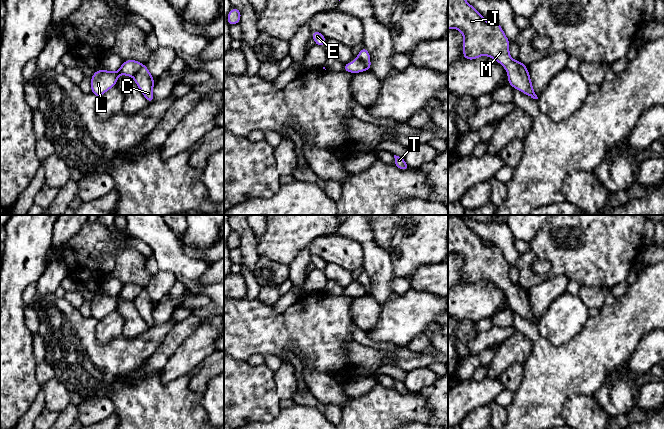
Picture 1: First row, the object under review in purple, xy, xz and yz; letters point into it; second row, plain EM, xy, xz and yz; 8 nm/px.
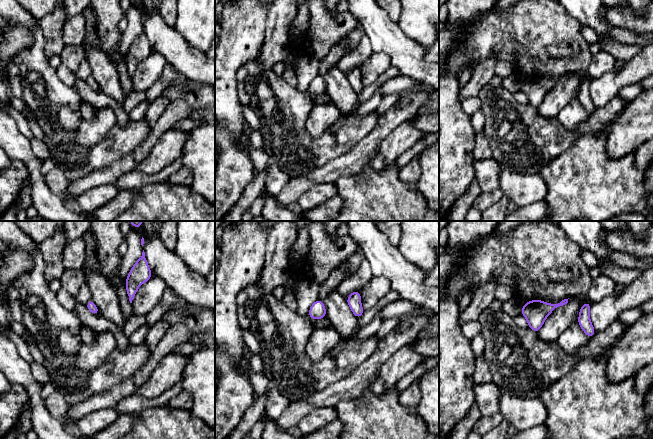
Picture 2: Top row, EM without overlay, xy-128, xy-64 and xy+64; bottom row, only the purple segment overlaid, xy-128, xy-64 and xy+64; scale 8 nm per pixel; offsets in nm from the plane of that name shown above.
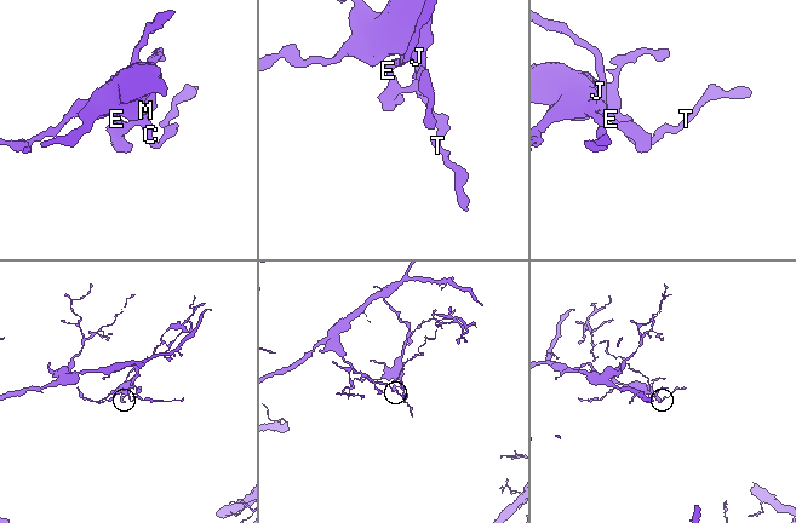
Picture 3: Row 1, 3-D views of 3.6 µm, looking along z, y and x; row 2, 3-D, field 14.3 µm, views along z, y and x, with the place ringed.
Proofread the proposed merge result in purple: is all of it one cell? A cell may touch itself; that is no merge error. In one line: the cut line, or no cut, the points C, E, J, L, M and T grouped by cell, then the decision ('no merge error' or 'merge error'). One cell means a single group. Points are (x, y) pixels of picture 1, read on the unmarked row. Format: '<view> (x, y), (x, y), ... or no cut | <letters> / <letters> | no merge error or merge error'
xz (356, 283), (359, 283), (366, 293) | C J M T / E L | merge error

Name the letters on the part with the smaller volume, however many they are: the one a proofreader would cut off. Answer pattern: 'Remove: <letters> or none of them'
Remove: E, L

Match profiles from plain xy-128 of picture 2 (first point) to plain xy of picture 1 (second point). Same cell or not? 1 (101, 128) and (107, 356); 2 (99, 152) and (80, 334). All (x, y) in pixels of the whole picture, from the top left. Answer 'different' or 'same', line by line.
1: different
2: same

